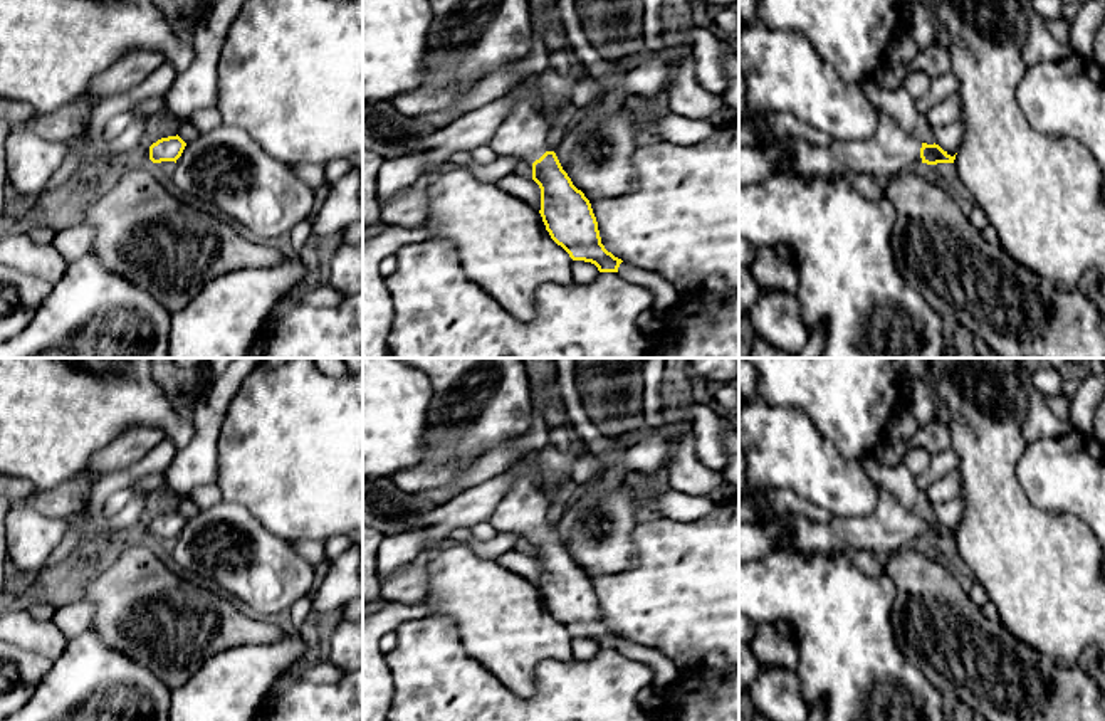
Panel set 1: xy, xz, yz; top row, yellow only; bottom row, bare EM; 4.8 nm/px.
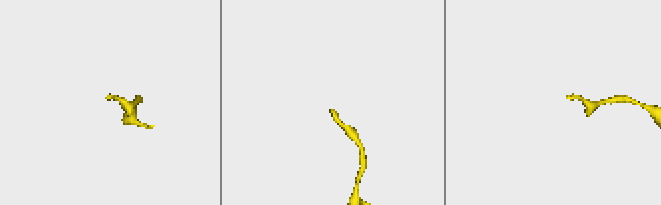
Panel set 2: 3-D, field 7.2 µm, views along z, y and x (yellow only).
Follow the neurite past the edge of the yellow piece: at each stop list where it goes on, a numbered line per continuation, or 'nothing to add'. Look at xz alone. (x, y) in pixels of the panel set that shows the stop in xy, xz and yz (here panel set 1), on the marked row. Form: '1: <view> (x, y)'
1: xz (523, 135)

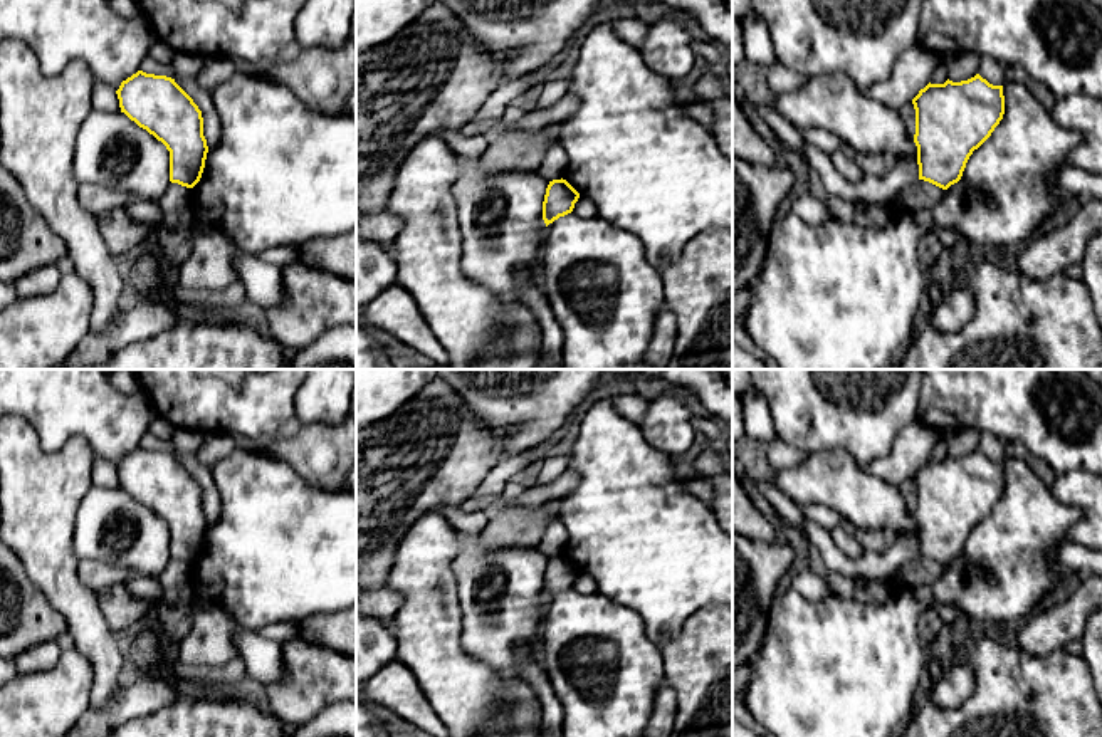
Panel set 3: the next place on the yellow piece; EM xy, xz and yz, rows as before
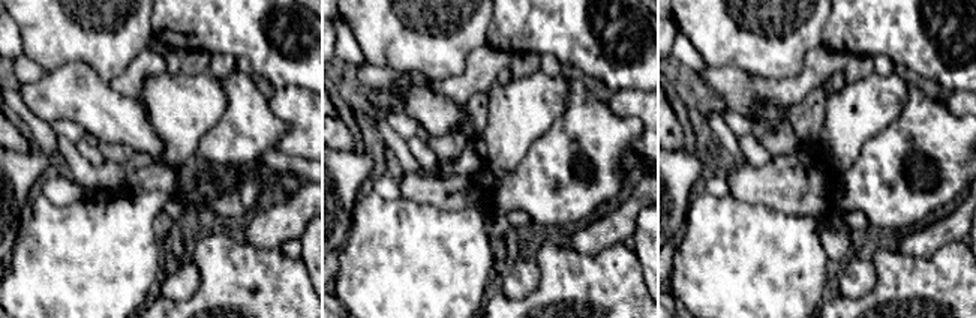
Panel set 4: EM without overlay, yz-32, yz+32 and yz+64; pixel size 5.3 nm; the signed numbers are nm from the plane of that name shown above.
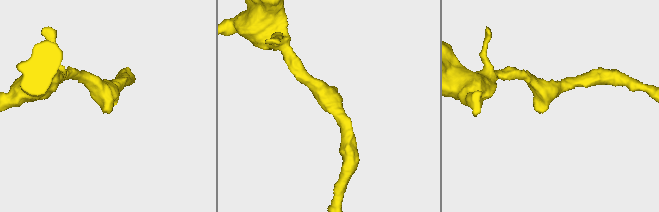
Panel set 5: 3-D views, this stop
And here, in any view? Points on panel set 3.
nothing to add

